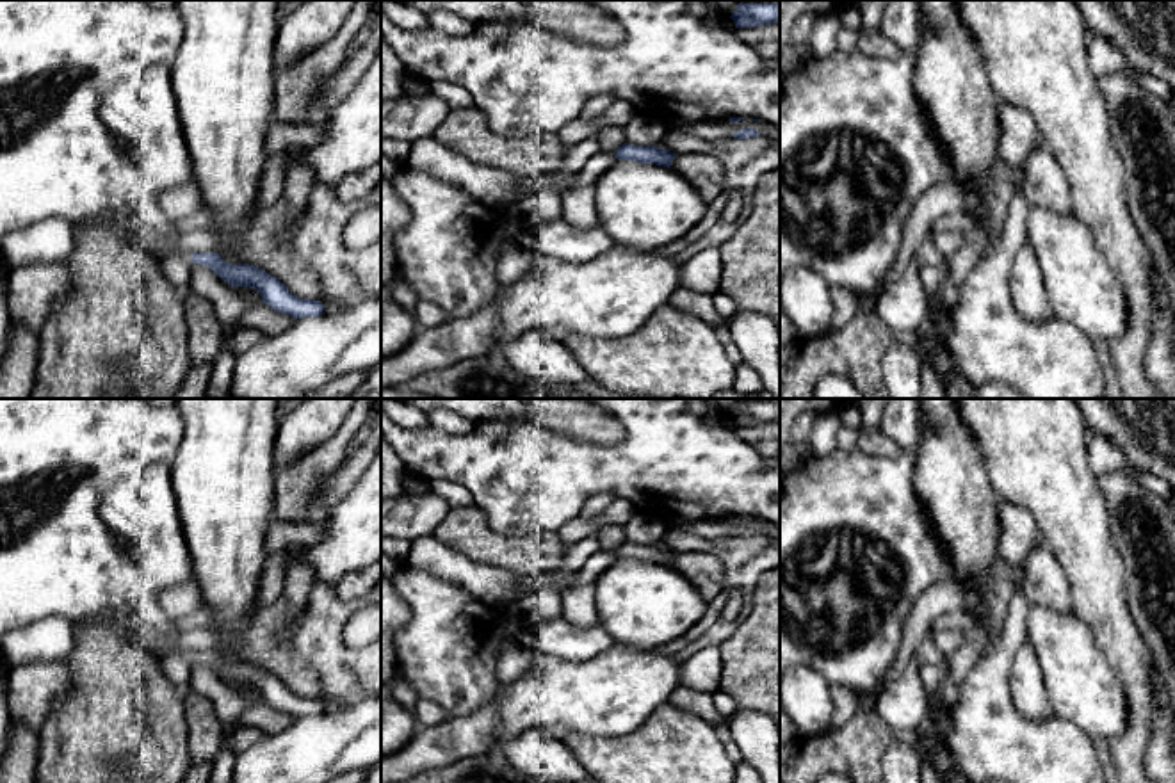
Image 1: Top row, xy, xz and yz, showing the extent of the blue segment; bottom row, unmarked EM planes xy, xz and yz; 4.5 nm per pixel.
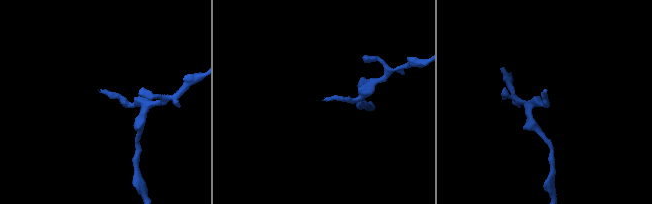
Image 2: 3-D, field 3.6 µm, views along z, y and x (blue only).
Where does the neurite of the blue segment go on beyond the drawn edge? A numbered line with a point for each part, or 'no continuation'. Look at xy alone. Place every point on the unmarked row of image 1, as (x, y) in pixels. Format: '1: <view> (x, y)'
1: xy (173, 652)

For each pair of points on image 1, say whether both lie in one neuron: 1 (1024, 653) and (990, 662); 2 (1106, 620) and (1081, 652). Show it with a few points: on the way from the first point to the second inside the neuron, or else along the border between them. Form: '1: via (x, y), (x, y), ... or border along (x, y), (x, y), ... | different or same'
1: border along (1026, 639), (1010, 664), (1012, 700) | different
2: border along (1072, 609), (1090, 629), (1097, 646), (1115, 671) | different

